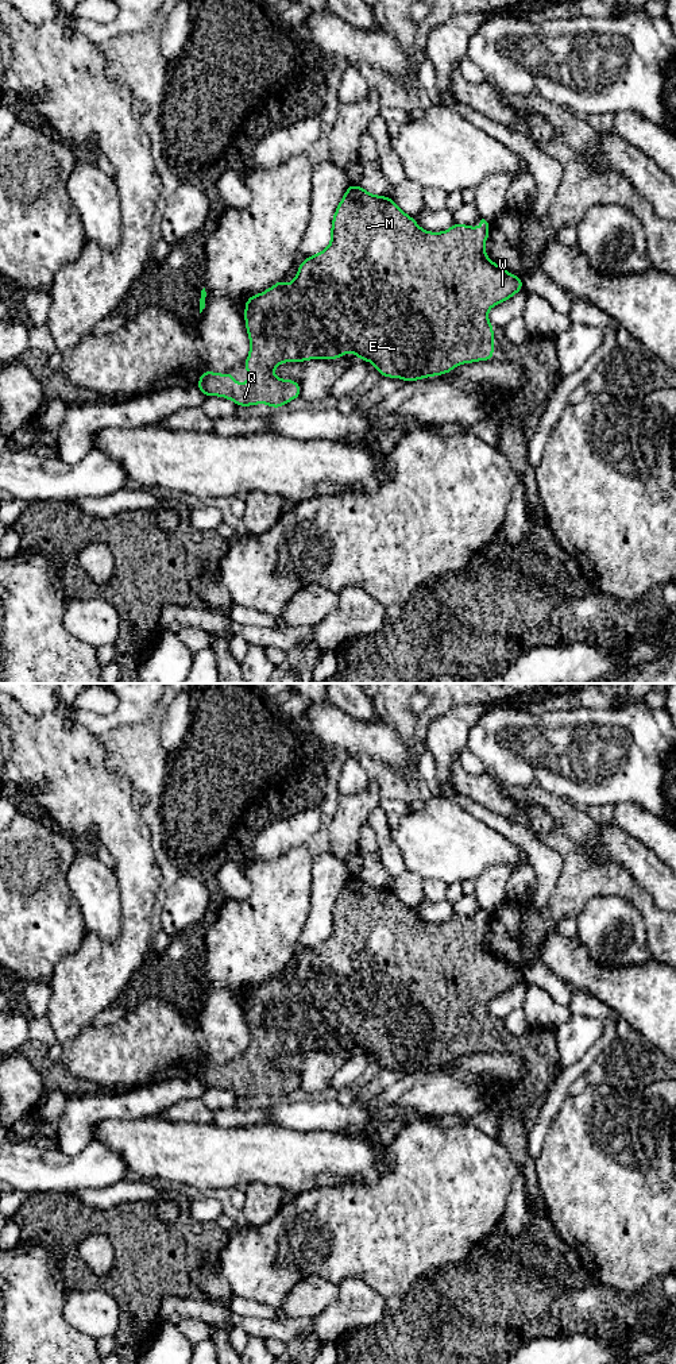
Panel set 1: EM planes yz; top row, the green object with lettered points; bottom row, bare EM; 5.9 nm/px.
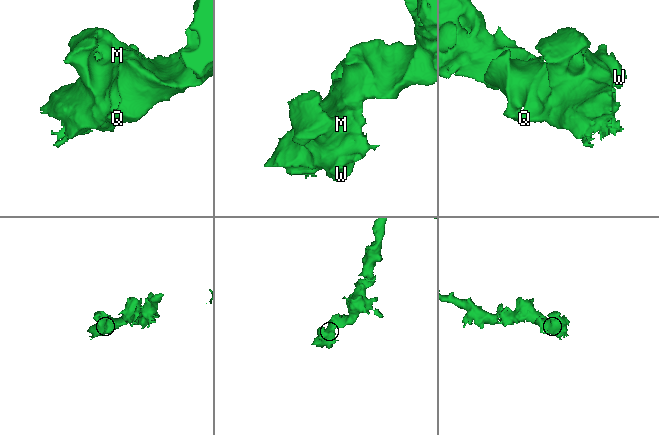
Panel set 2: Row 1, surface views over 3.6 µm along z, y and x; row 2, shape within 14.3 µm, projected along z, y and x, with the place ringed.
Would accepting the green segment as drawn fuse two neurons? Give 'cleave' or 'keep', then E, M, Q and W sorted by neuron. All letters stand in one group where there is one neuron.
keep; groups E M Q W

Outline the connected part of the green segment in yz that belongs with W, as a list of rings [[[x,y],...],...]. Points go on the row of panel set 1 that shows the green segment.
[[[349,184],[332,217],[329,246],[302,259],[290,285],[282,278],[246,300],[244,323],[250,352],[244,367],[248,382],[236,384],[233,373],[204,370],[197,382],[198,390],[204,397],[224,397],[237,406],[264,402],[278,409],[301,397],[298,381],[273,374],[283,362],[340,359],[351,350],[358,359],[371,362],[382,377],[401,378],[409,384],[448,374],[464,363],[494,361],[494,325],[488,321],[488,311],[524,290],[524,284],[521,277],[487,257],[487,238],[488,223],[484,219],[478,230],[455,221],[445,231],[430,232],[421,228],[390,196],[376,196]]]

